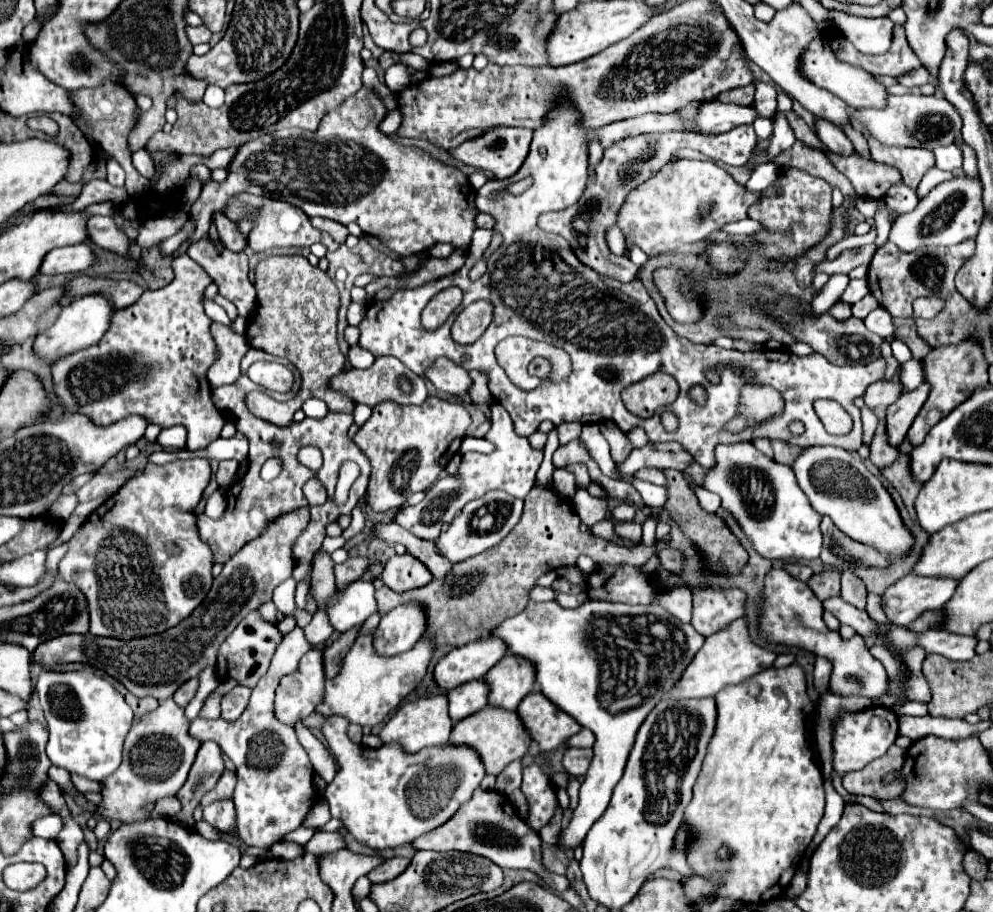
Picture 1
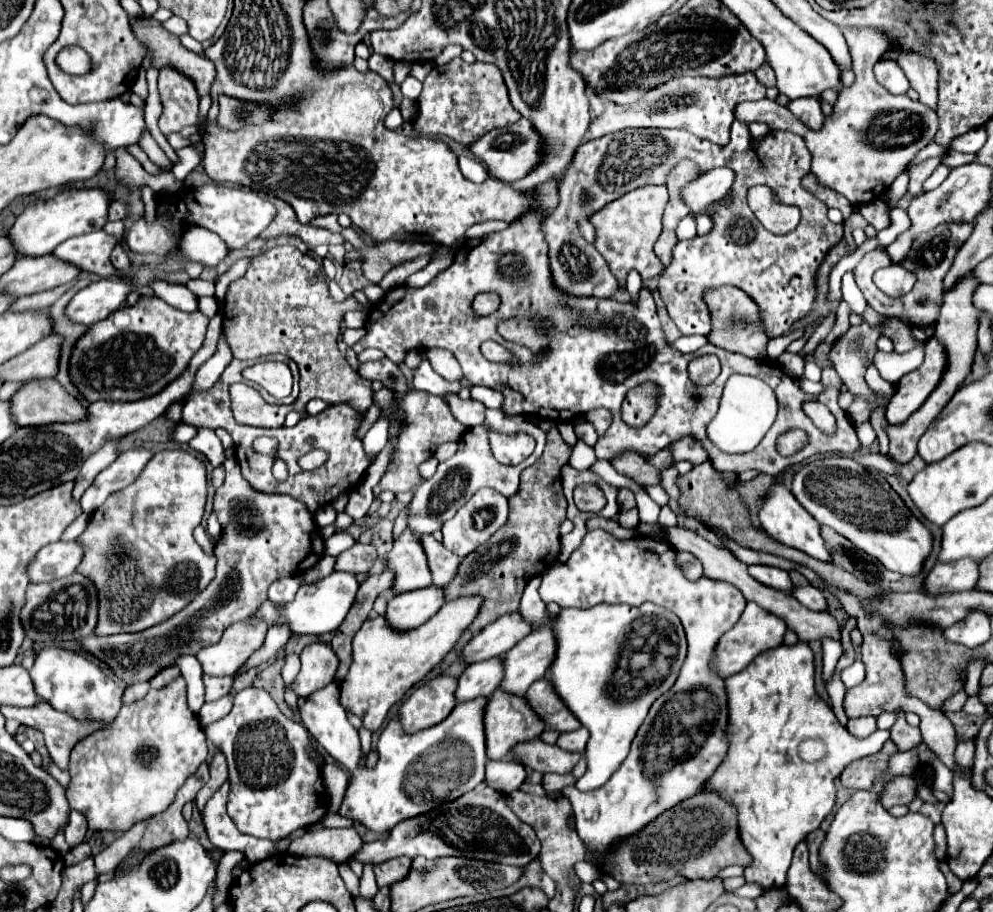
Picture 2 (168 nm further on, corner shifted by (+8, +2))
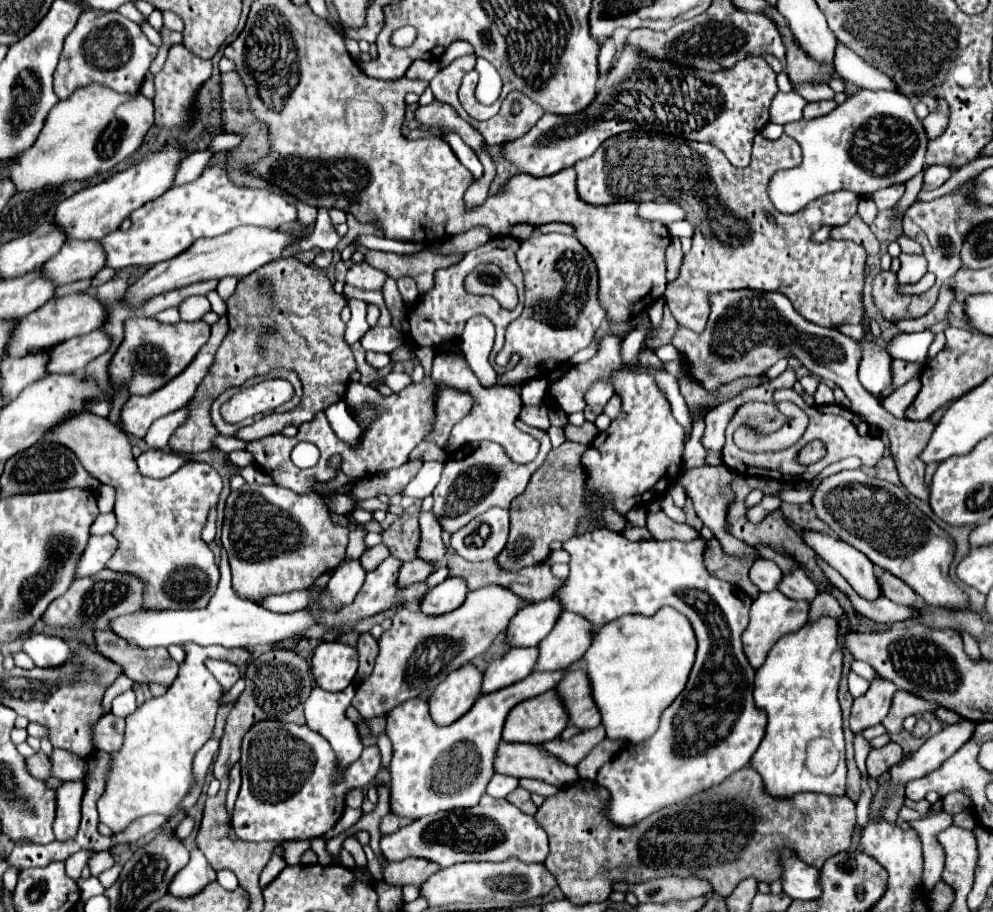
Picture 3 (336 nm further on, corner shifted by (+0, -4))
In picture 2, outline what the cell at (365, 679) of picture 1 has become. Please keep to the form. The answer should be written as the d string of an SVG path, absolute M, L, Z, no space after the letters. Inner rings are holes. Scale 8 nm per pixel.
M479 597L449 601L429 621L407 633L393 631L383 617L367 619L353 637L353 661L339 687L339 701L345 711L361 717L363 727L369 731L377 731L389 709L451 651L459 635L475 619L479 605Z

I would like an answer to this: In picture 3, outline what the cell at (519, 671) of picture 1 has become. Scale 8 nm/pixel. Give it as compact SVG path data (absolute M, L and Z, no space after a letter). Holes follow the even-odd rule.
M563 611L553 631L539 643L535 671L557 671L573 667L589 649L595 627L581 615Z

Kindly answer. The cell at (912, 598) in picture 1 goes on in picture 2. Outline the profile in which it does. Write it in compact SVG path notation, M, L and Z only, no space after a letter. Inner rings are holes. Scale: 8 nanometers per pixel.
M959 559L957 563L937 563L923 581L923 589L929 595L945 595L953 591L973 589L977 581L977 563L971 559Z

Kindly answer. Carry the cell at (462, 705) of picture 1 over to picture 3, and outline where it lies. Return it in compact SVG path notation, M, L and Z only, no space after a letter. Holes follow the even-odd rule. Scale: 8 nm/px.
M515 647L501 659L493 661L483 677L483 693L499 691L527 677L537 663L537 647Z

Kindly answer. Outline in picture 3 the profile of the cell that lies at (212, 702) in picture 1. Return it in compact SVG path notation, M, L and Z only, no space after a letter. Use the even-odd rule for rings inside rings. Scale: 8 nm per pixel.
M207 659L205 665L207 665L207 669L213 673L213 677L223 685L225 691L229 691L229 689L237 683L237 679L239 679L239 669L237 669L233 663L229 663L229 661Z

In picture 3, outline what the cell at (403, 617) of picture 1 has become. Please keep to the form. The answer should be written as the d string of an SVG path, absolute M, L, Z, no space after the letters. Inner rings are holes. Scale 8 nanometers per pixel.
M447 577L437 587L429 589L425 601L421 601L419 609L425 615L443 615L457 609L467 597L467 581L463 577Z

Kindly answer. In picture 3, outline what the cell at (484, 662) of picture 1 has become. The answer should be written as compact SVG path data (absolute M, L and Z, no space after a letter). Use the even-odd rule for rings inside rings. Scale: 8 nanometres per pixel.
M547 597L523 607L517 617L513 617L507 629L507 643L511 647L533 647L547 637L553 625L559 621L563 605L559 597Z

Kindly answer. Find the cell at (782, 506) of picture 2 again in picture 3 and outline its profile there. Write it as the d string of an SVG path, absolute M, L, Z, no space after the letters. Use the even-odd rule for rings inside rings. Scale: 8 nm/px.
M801 531L801 535L803 541L815 549L833 569L837 569L863 599L875 601L883 595L875 575L875 565L861 551L823 533Z

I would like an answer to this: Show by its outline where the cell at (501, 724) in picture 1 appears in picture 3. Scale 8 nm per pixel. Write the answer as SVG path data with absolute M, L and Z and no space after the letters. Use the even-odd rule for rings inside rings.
M549 691L515 705L503 727L503 741L509 743L543 743L559 737L569 725L563 699Z

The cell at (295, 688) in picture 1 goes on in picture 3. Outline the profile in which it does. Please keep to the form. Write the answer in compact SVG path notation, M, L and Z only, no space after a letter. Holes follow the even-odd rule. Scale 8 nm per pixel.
M319 643L313 651L315 683L325 691L343 691L355 677L359 659L357 649L345 643Z

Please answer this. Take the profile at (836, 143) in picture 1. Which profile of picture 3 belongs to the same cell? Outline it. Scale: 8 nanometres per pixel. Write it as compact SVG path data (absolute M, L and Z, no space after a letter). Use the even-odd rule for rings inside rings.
M831 99L831 101L815 101L815 103L807 103L807 107L803 109L803 117L805 117L805 119L815 119L815 117L821 117L821 115L831 113L835 107L837 107L837 103L835 103L833 99Z

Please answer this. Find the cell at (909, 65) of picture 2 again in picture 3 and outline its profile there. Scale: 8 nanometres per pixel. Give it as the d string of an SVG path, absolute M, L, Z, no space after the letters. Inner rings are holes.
M937 101L939 103L939 111L937 113L931 113L925 117L923 121L923 127L925 127L925 133L927 133L927 139L937 139L945 129L947 129L947 109L945 109L945 101Z

